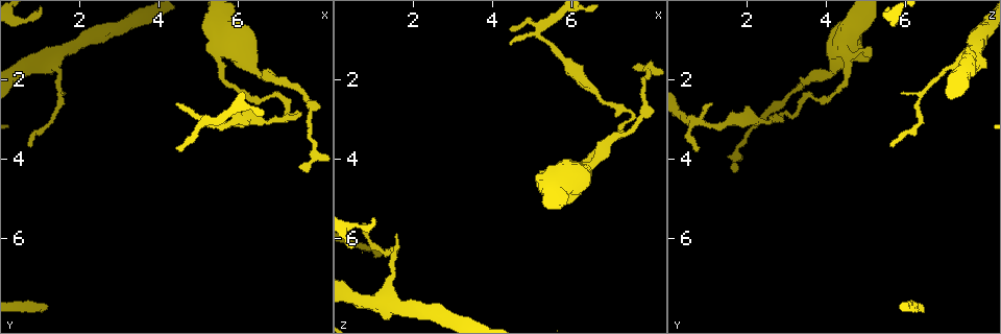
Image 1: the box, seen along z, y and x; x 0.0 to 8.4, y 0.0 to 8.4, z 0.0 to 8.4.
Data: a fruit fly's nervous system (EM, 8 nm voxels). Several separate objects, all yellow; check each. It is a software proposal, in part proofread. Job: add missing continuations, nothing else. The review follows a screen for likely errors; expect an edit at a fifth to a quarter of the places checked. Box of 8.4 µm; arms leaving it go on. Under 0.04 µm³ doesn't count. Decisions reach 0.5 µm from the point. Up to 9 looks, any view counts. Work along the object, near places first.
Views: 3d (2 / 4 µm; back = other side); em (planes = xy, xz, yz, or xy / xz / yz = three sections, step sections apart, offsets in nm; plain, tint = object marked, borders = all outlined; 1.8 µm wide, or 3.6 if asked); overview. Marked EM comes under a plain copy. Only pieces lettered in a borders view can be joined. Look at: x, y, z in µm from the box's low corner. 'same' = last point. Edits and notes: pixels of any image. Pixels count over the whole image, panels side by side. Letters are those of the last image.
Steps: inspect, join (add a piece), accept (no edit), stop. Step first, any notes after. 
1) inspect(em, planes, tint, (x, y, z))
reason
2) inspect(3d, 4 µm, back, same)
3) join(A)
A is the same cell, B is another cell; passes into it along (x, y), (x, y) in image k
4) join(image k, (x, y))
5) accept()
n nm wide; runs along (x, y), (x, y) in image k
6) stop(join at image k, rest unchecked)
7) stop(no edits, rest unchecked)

inspect(em, yz, step 8, tint, (7.40, 2.95, 2.95))
abrupt turn

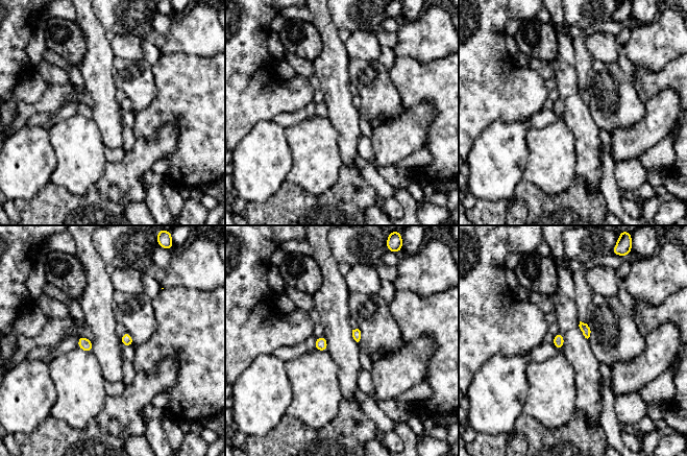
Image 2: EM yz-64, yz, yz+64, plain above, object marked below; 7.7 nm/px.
inspect(em, xy, step 16, tint, same)

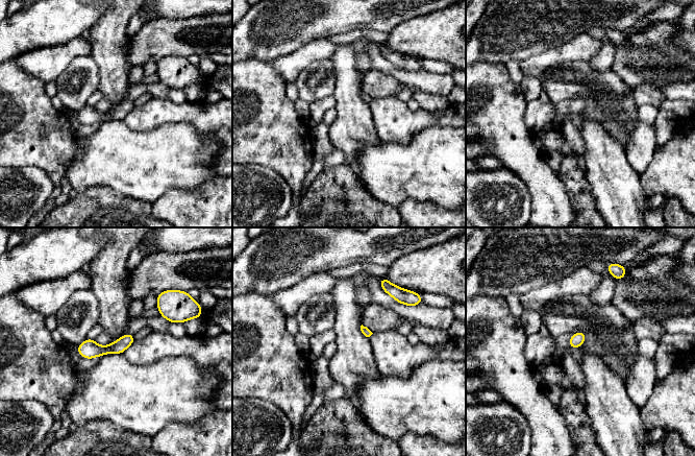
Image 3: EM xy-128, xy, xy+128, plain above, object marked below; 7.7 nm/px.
inspect(em, xy, step 16, borders, same)
see the neighbours

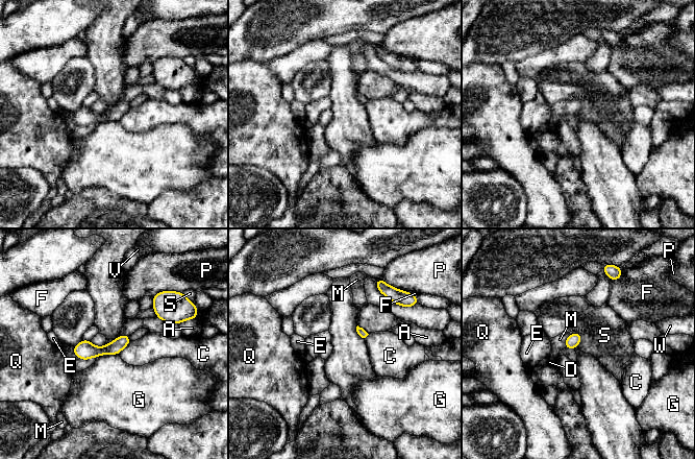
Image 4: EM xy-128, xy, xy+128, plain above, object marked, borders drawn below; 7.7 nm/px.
accept()
W touches over 340 nm; A, C, D, E, F, G, M, P, Q, S, V and W are other cells; border along (576, 332), (567, 337), (564, 347) in image 4; none of them fits

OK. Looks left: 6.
inspect(em, planes, borders, (5.40, 3.15, 1.10))
narrows sharply

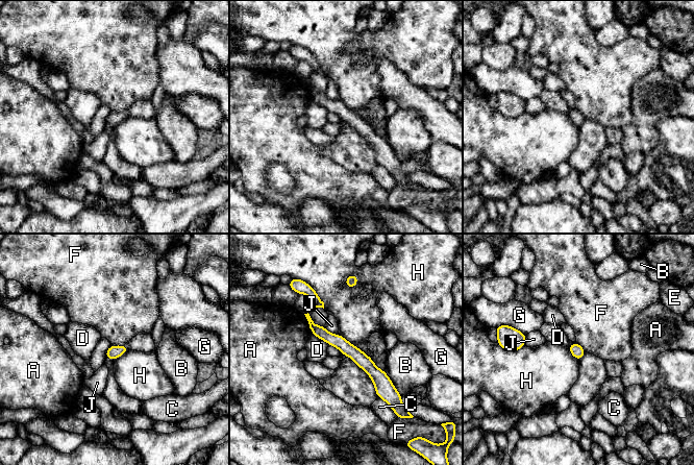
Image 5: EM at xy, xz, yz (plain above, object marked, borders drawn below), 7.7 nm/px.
accept()
A, B, C, D, E, F, G, H and J are other cells; border along (343, 353), (366, 372), (377, 396) in image 5; no lettered piece goes on from it

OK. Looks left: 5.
inspect(em, planes, borders, (1.60, 2.30, 5.85))

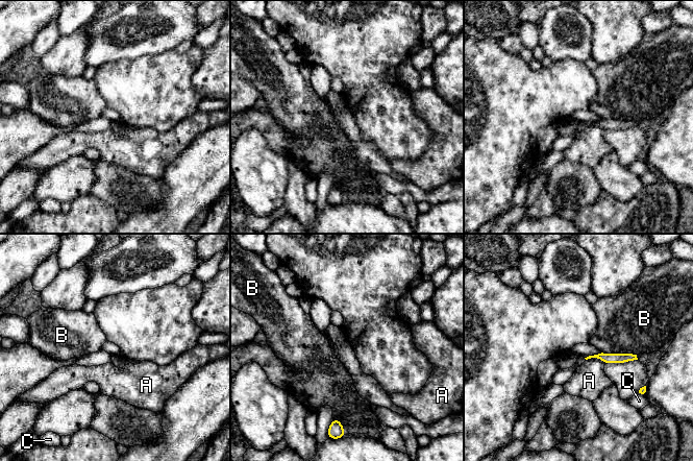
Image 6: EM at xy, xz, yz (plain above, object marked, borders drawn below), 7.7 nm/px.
accept()
A, B and C are other cells; runs along (600, 356), (605, 358), (634, 357) in image 6; none of them fits

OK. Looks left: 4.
inspect(3d, 2 µm, (5.55, 1.45, 5.10))
an open end

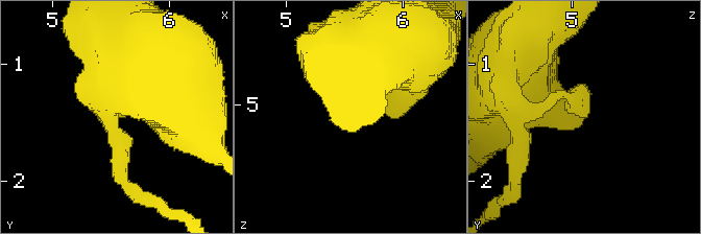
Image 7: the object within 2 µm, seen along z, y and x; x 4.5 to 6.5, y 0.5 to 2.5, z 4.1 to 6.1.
inspect(em, planes, borders, (5.60, 1.48, 5.12))

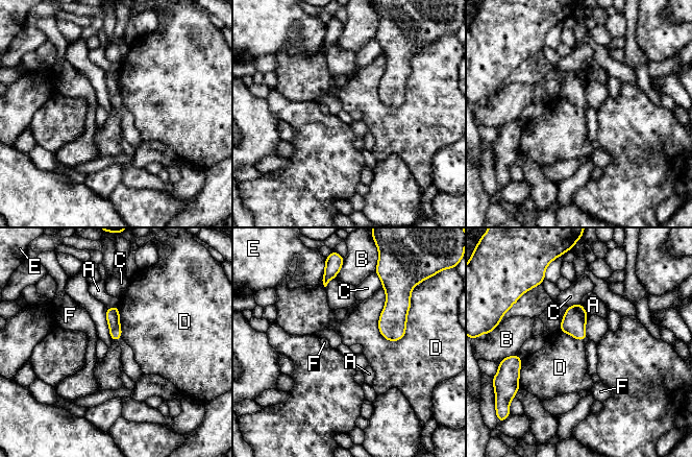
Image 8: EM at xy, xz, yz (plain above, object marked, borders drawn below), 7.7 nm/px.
accept()
A, B, C, D, E and F are other cells; border along (381, 287), (378, 332), (395, 342) in image 8; none of them fits

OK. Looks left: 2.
stop(no edits, rest unchecked)

